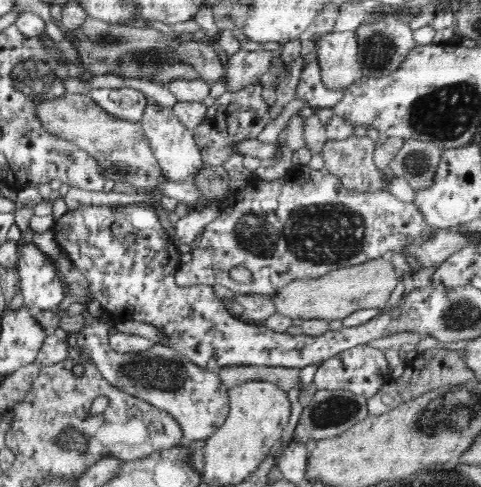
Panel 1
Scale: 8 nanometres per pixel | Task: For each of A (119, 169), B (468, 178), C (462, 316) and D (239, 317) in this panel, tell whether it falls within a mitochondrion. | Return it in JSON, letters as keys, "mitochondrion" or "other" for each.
{"A":"mitochondrion","B":"other","C":"mitochondrion","D":"other"}

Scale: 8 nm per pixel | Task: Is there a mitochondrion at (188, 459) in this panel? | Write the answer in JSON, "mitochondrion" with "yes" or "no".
{"mitochondrion":"no"}

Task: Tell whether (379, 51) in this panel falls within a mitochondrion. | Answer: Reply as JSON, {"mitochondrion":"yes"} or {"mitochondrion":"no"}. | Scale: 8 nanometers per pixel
{"mitochondrion":"yes"}

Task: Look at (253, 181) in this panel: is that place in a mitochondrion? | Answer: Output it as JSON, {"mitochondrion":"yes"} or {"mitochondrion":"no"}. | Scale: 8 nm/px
{"mitochondrion":"no"}

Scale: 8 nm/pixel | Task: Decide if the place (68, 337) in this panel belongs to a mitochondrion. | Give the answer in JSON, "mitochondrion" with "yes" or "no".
{"mitochondrion":"no"}

